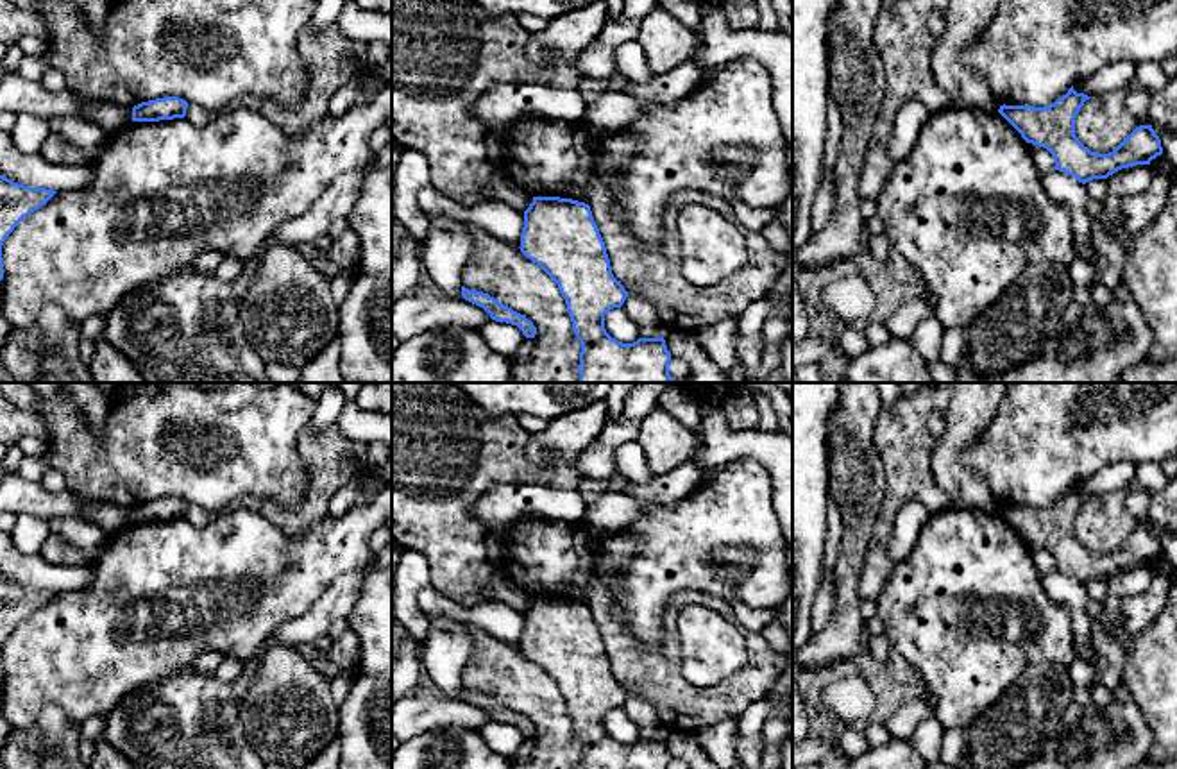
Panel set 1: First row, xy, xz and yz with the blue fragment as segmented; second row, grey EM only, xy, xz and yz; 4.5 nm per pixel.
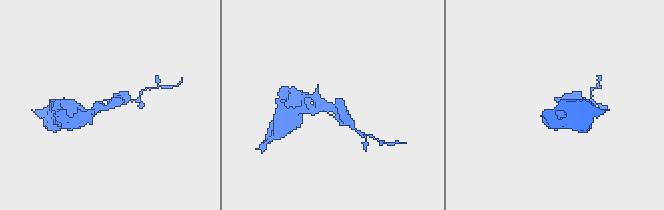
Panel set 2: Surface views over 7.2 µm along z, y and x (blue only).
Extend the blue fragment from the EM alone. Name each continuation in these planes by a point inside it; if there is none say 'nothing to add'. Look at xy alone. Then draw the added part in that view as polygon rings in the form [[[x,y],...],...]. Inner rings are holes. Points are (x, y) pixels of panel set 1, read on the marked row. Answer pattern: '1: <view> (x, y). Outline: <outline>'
nothing to add

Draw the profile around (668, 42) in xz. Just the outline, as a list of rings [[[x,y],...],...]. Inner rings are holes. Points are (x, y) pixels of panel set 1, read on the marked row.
[[[658,5],[642,18],[637,43],[644,48],[653,75],[692,61],[698,45],[696,32]]]

